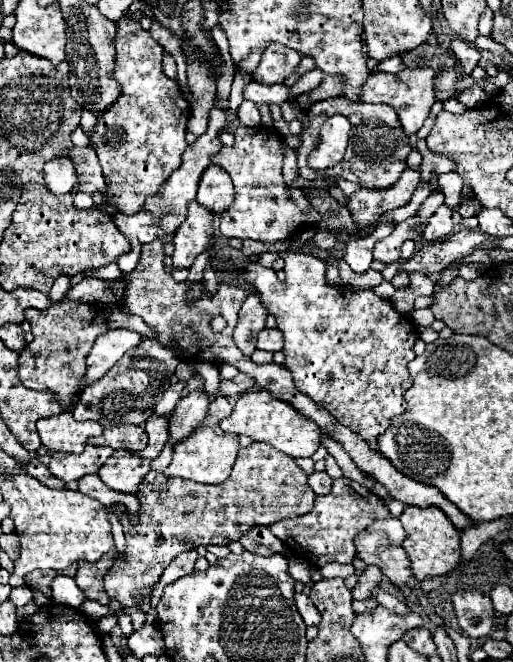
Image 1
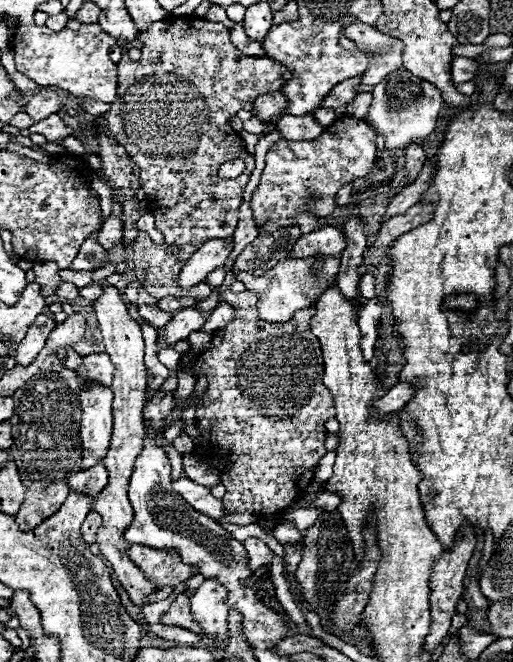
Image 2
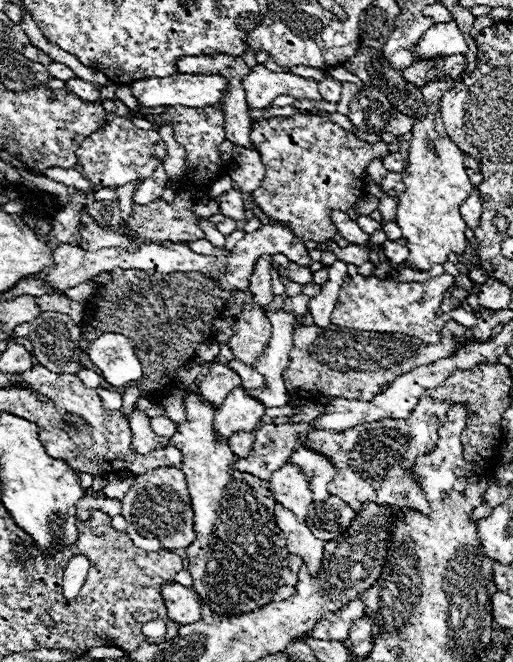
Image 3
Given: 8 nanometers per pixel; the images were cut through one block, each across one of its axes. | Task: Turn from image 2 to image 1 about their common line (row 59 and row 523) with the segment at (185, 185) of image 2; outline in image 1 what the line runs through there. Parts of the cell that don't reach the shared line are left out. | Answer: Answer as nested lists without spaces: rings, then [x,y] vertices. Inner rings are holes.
[[[252,442],[250,446],[240,448],[232,474],[218,486],[168,478],[150,470],[138,490],[138,498],[142,502],[138,512],[140,524],[132,526],[128,516],[120,516],[126,536],[126,556],[116,560],[112,580],[108,580],[108,574],[104,578],[104,588],[110,600],[120,602],[128,610],[140,610],[144,598],[152,598],[152,592],[148,590],[158,584],[164,568],[180,552],[194,550],[196,546],[228,544],[238,540],[238,536],[254,524],[270,526],[284,518],[308,514],[314,504],[314,492],[306,480],[304,470],[298,468],[294,458],[284,456],[264,442]]]

